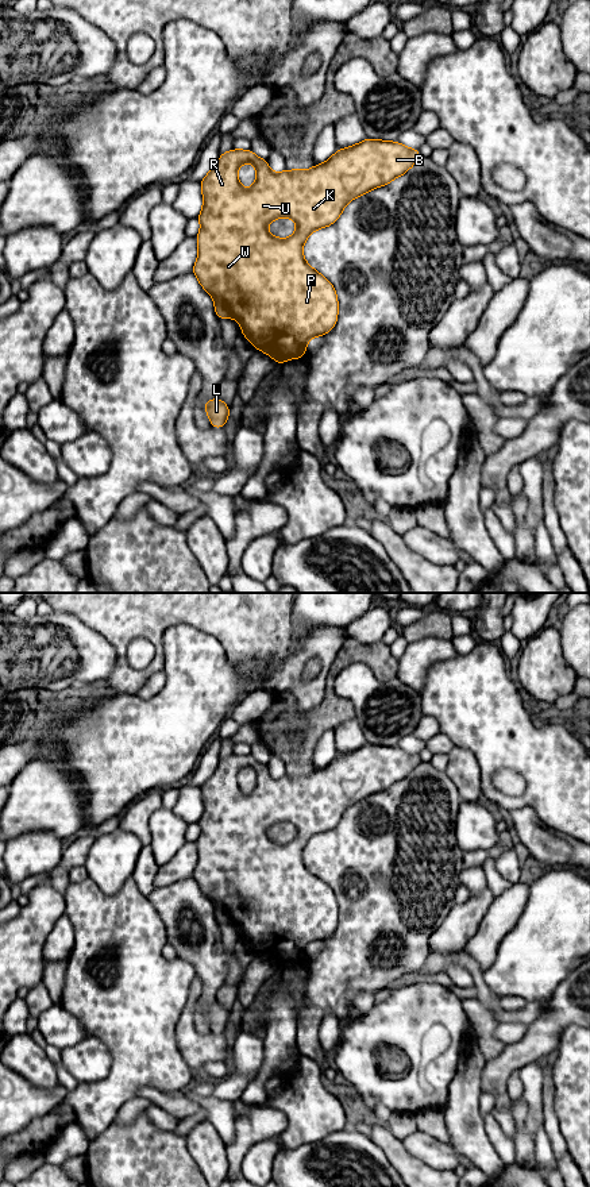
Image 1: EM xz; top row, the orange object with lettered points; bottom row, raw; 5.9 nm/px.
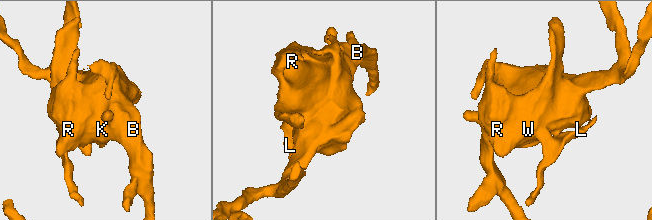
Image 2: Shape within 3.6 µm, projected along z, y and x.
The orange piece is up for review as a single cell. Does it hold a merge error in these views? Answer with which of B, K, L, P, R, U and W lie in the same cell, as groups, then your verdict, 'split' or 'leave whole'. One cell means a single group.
B K P R U W / L | split

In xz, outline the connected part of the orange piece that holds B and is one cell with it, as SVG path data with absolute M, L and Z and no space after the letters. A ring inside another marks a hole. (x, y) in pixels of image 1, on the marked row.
M369 138L351 147L338 149L328 161L309 170L285 169L281 173L273 173L267 159L257 157L251 149L232 149L219 155L216 166L200 181L204 204L197 216L201 230L196 236L198 255L192 273L213 300L225 304L231 317L240 323L240 334L252 343L255 350L270 355L278 366L293 358L304 361L306 342L332 331L339 311L333 285L305 262L302 254L305 240L313 231L332 226L352 199L387 185L405 174L420 158L420 150L408 149L398 140ZM246 162L257 167L257 180L247 190L238 180L238 167ZM279 217L290 217L297 224L297 231L286 239L270 235L266 228L270 221Z

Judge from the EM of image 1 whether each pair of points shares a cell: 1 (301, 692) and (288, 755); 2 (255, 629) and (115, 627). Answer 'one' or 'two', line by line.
1: two
2: one

